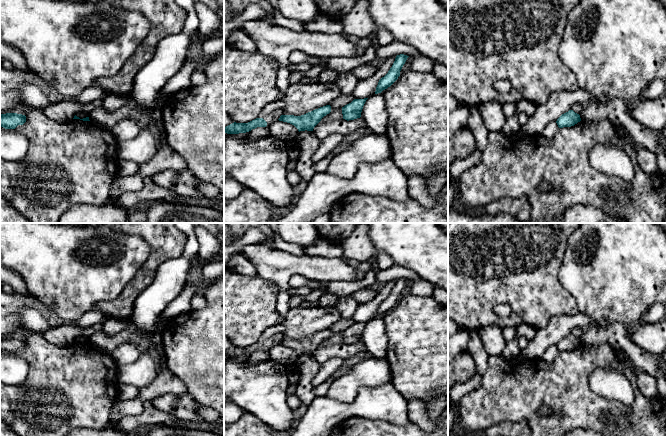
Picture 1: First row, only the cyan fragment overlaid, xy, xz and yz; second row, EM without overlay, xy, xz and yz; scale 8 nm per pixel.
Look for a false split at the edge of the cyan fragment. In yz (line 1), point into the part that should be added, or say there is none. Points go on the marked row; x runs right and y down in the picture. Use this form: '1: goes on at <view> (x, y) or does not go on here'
1: does not go on here

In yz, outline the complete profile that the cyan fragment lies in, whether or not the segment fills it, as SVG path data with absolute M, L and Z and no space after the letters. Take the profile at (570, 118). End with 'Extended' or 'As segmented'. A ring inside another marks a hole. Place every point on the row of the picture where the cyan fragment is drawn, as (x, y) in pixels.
M573 110L562 114L556 121L559 128L571 127L581 121L580 115Z. As segmented

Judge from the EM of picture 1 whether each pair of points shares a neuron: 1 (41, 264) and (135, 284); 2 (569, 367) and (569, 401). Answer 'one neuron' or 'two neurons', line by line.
1: two neurons
2: one neuron

